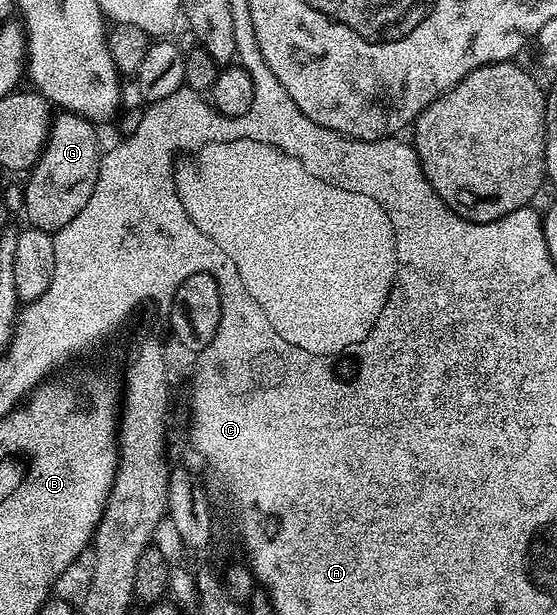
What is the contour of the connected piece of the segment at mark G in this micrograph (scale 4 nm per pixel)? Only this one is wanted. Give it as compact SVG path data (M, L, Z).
M59 113L52 118L43 154L26 176L27 187L22 188L23 211L30 226L54 233L85 209L89 197L93 197L93 185L97 185L101 158L99 135L95 131L98 131L96 124L83 115Z

